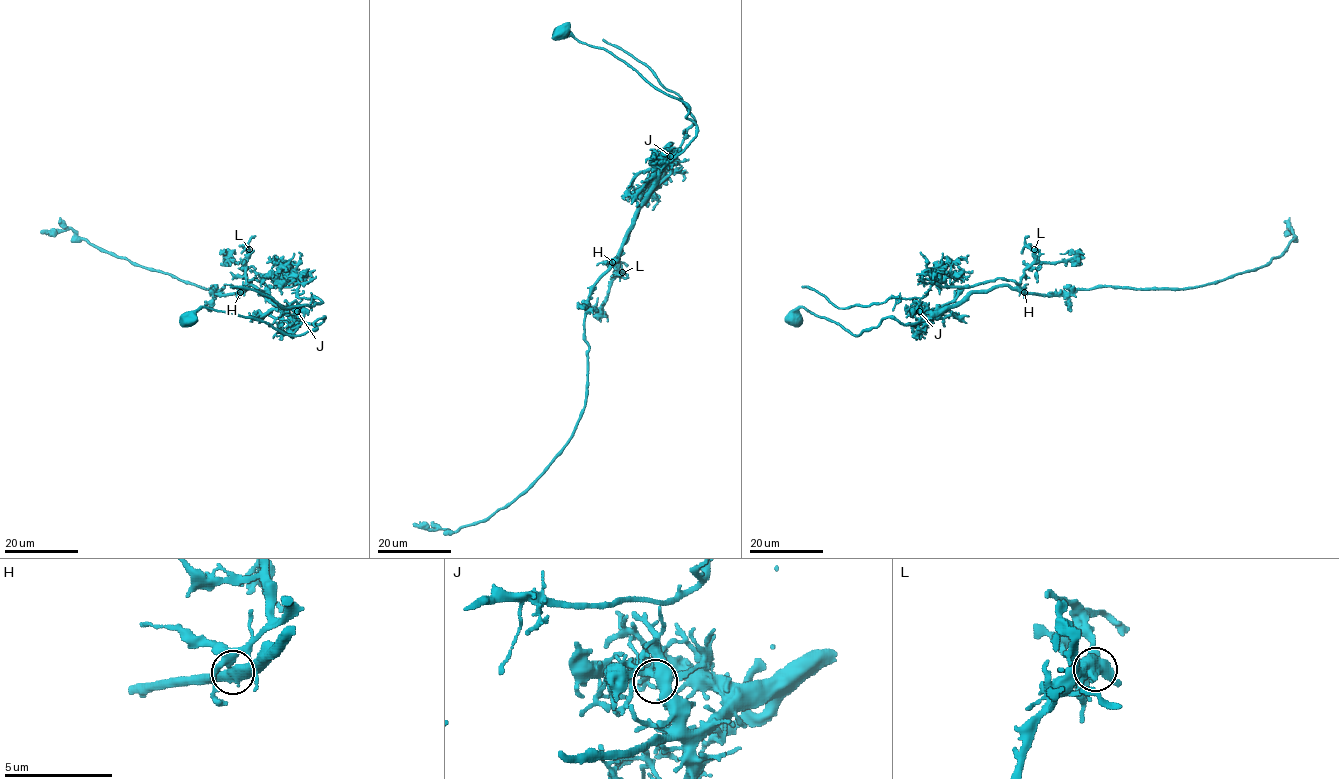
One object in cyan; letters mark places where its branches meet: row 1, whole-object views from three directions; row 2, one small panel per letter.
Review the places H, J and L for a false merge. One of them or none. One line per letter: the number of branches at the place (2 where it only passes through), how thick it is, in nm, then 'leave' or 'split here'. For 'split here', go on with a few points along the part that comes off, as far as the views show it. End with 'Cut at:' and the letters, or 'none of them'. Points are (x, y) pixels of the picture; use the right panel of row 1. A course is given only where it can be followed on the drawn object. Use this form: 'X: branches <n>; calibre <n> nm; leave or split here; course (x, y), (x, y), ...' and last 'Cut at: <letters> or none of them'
H: branches 4; calibre 480 nm; split here; course (1024, 292), (1013, 281), (996, 278), (965, 286), (934, 284), (922, 297), (837, 308), (824, 295), (801, 286)
J: branches 4; calibre 460 nm; leave
L: branches 4; calibre 480 nm; leave
Cut at: H

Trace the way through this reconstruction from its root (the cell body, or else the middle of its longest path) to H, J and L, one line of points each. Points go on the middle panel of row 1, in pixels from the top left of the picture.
H: (559, 31), (565, 27), (579, 41), (606, 49), (680, 99), (696, 126), (693, 140), (661, 172), (613, 262)
J: (559, 31), (565, 27), (579, 41), (606, 49), (686, 105), (696, 136), (682, 152), (670, 156)
L: (559, 31), (606, 49), (680, 99), (696, 126), (696, 136), (639, 208), (617, 255), (622, 272)

